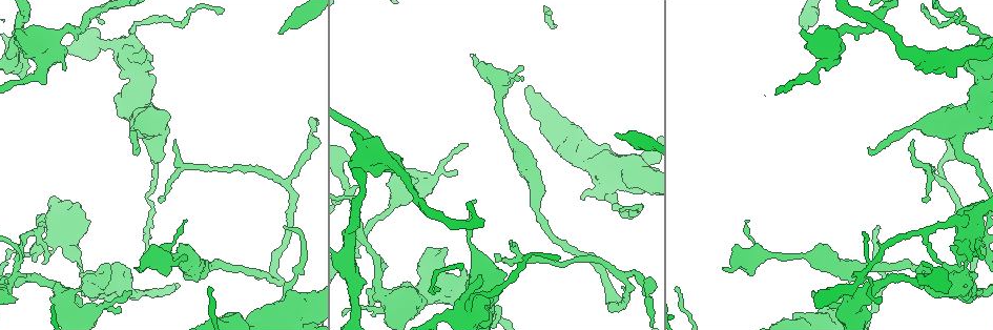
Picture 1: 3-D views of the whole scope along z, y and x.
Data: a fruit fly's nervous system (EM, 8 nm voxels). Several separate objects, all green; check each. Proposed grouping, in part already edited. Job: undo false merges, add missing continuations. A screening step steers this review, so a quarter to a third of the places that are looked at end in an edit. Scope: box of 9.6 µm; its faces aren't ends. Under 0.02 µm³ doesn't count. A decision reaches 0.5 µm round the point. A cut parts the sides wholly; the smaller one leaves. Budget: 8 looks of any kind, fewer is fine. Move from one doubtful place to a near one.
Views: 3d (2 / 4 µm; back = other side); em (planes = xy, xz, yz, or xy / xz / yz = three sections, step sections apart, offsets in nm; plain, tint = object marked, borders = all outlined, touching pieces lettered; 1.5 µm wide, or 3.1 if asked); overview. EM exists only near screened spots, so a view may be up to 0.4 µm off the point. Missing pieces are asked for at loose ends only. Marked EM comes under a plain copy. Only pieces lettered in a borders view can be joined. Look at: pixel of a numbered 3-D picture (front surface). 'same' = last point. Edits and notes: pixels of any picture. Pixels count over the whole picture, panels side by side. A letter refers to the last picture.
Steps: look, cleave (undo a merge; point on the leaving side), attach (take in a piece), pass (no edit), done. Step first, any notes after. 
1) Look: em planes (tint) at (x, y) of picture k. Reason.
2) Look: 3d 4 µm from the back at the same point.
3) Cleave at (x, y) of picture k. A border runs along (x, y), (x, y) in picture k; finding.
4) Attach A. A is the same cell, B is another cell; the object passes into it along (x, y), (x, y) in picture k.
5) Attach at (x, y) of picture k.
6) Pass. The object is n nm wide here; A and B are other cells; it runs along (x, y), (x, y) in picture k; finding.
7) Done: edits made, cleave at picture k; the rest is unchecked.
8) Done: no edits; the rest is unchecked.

Look: em planes (borders) at (285, 228) of picture 1. Thin end.

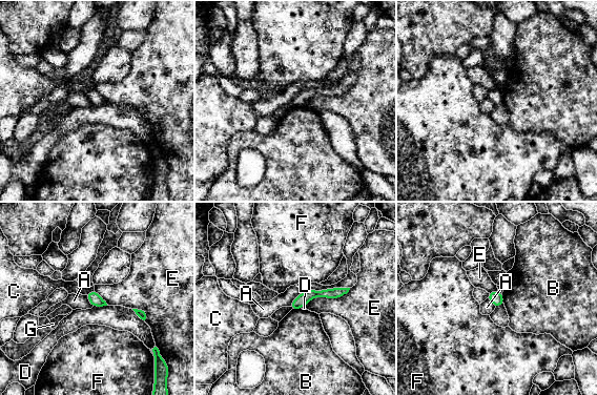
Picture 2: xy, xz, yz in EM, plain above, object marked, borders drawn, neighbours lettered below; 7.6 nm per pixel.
Pass. The object is 90 nm wide here; A, B, C, D, E, F and G are other cells; it runs along (345, 290), (312, 293), (293, 307) in picture 2; none of them fits.

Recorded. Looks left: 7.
Look: em planes (borders) at (65, 67) of picture 1. Free end.

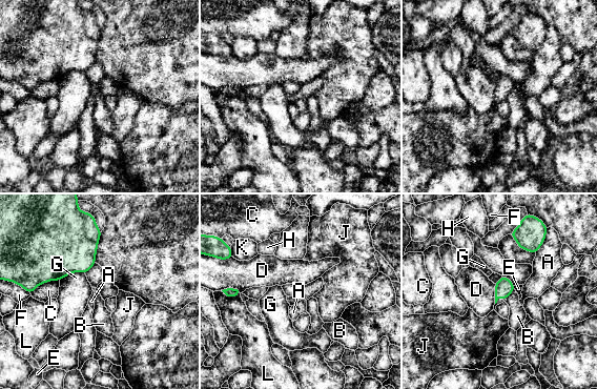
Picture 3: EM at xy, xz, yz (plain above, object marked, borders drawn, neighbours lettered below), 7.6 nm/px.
Pass. The longest contact is with C, 260 nm; A, B, C, D, E, F, G, H, J, K and L are other cells; a border runs along (514, 289), (506, 301) in picture 3; no lettered piece goes on from it.

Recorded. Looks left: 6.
Look: em yz step 4 (tint) at (351, 192) of picture 1. Three-way junction.

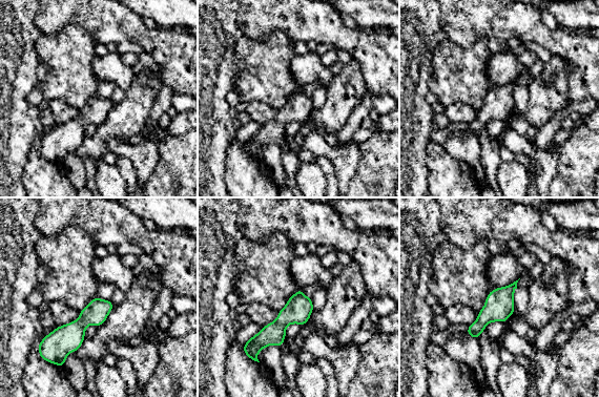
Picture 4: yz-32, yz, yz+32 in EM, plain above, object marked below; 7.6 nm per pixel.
Look: em planes (borders) at the same point. Another direction.

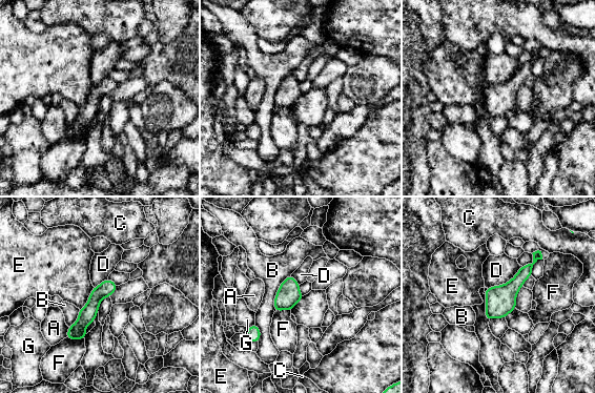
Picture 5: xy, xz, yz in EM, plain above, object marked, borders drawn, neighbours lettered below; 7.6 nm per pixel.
Pass. A, B, C, D, E, F and G are other cells; a border runs along (521, 266), (506, 283), (487, 288) in picture 5; continuous, no second neuron.

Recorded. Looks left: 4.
Done: no edits; the rest is unchecked.

